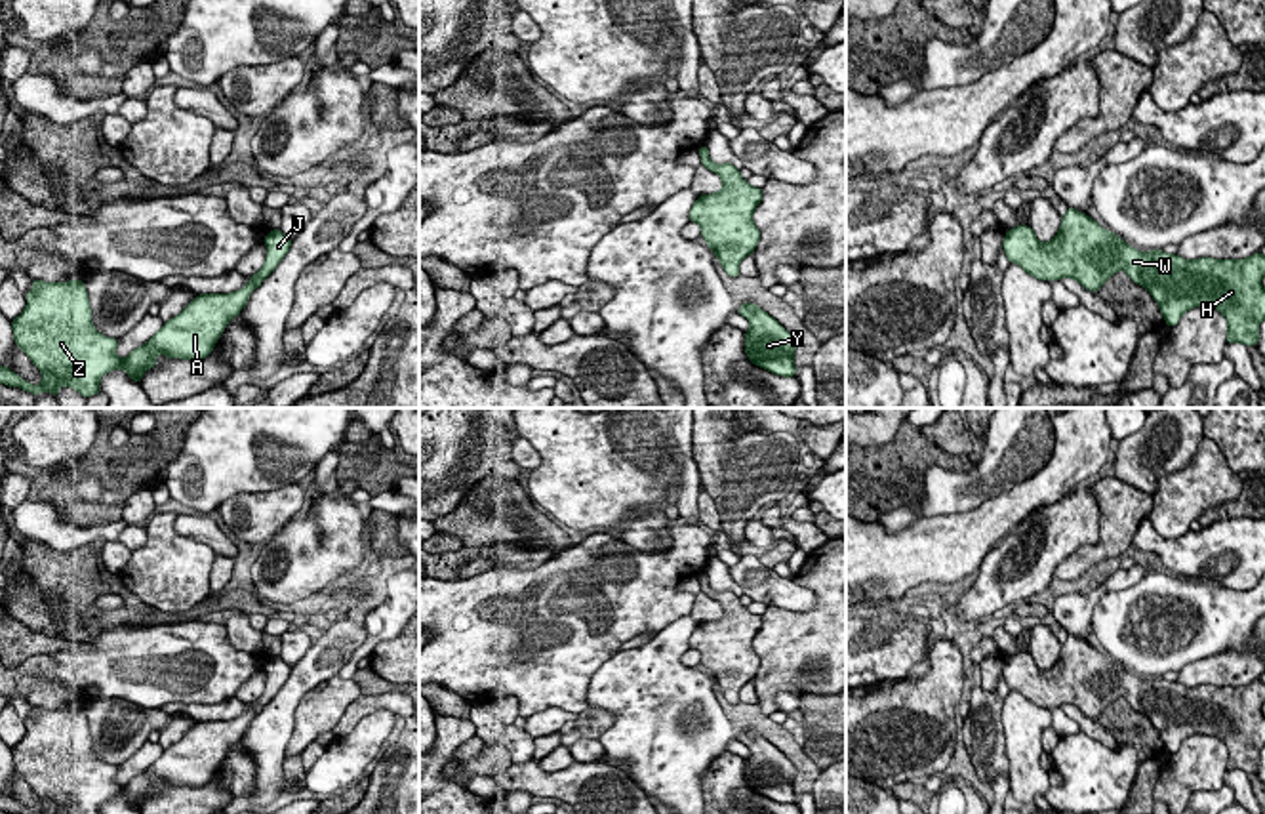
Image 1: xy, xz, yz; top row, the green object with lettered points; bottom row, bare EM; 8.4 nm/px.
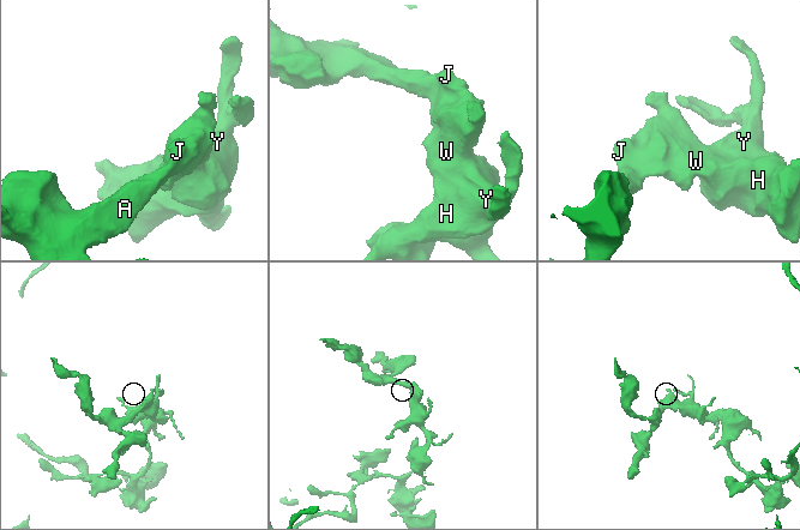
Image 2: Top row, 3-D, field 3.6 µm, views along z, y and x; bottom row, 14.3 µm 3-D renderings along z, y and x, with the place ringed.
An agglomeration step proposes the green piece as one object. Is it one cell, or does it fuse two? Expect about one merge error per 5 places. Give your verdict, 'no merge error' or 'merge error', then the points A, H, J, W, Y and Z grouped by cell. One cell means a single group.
no merge error; A H J W Y Z

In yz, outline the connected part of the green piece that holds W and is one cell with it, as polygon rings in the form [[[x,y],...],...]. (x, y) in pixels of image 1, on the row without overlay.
[[[1067,635],[1050,669],[1040,669],[1029,652],[1004,661],[1004,681],[1038,707],[1074,705],[1090,719],[1118,698],[1143,713],[1172,755],[1195,734],[1219,738],[1227,747],[1227,770],[1257,772],[1265,745],[1265,684],[1255,679],[1244,686],[1183,686],[1162,677],[1139,679],[1105,658],[1090,642]]]

